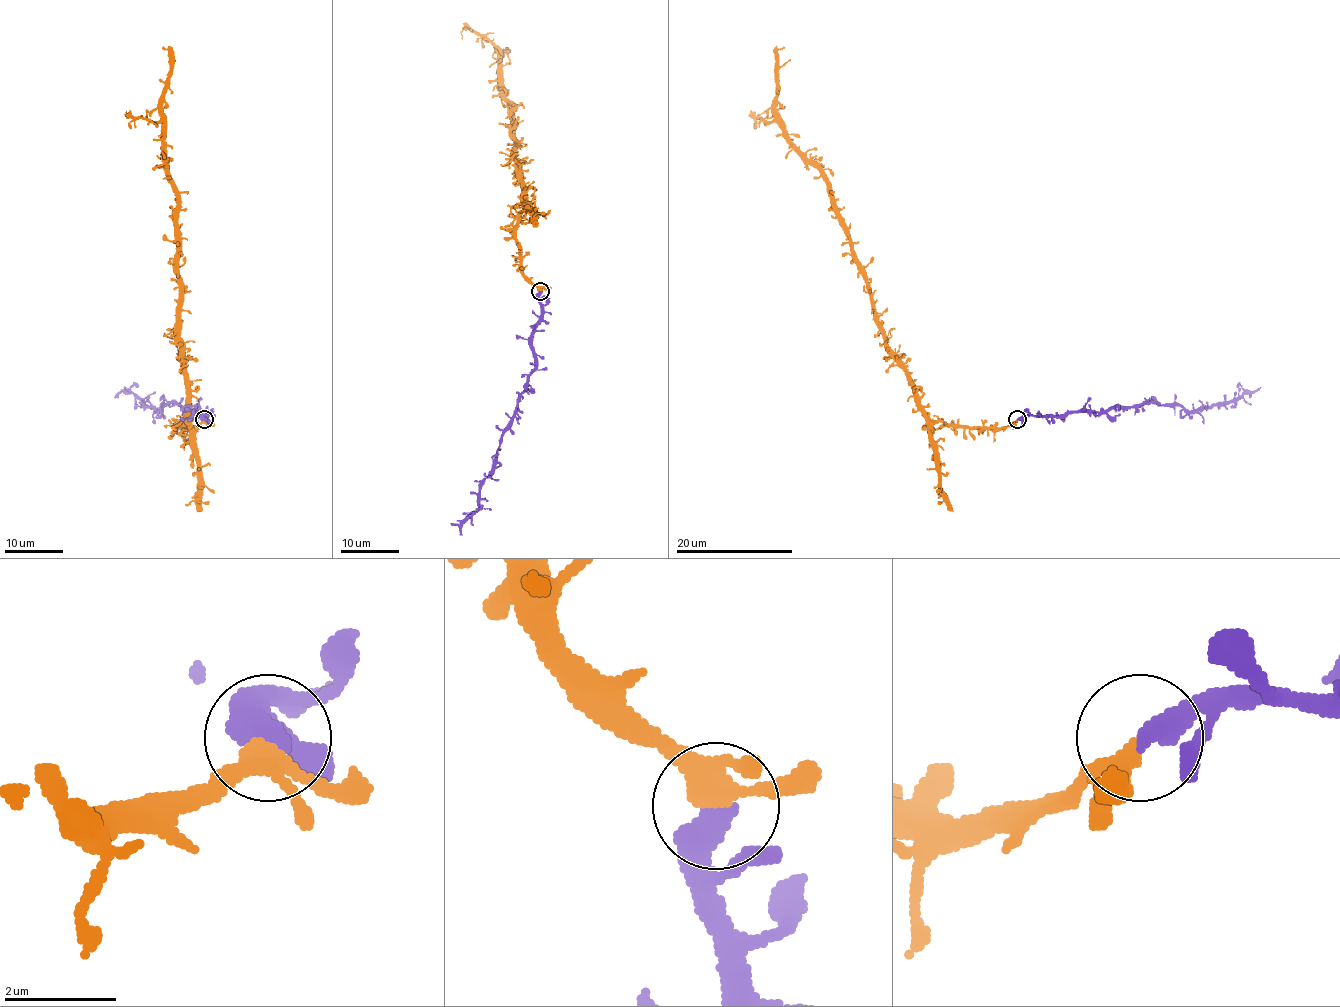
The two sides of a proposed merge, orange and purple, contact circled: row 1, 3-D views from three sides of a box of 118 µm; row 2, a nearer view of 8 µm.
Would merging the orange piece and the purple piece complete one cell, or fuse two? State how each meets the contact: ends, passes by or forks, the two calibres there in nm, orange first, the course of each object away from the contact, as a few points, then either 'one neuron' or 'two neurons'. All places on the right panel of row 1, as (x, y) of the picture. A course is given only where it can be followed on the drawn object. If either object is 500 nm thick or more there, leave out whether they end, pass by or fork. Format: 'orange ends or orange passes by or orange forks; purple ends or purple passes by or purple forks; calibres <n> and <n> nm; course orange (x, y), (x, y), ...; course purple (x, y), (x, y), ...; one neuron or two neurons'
orange forks; purple ends; calibres 280 and 480 nm; course orange (1017, 420), (968, 428), (933, 421), (924, 409), (883, 334), (831, 182), (788, 140), (775, 107), (784, 46); course purple (1017, 420), (1026, 415), (1067, 415), (1149, 404), (1175, 404), (1197, 411), (1233, 402), (1251, 392), (1249, 398); one neuron

